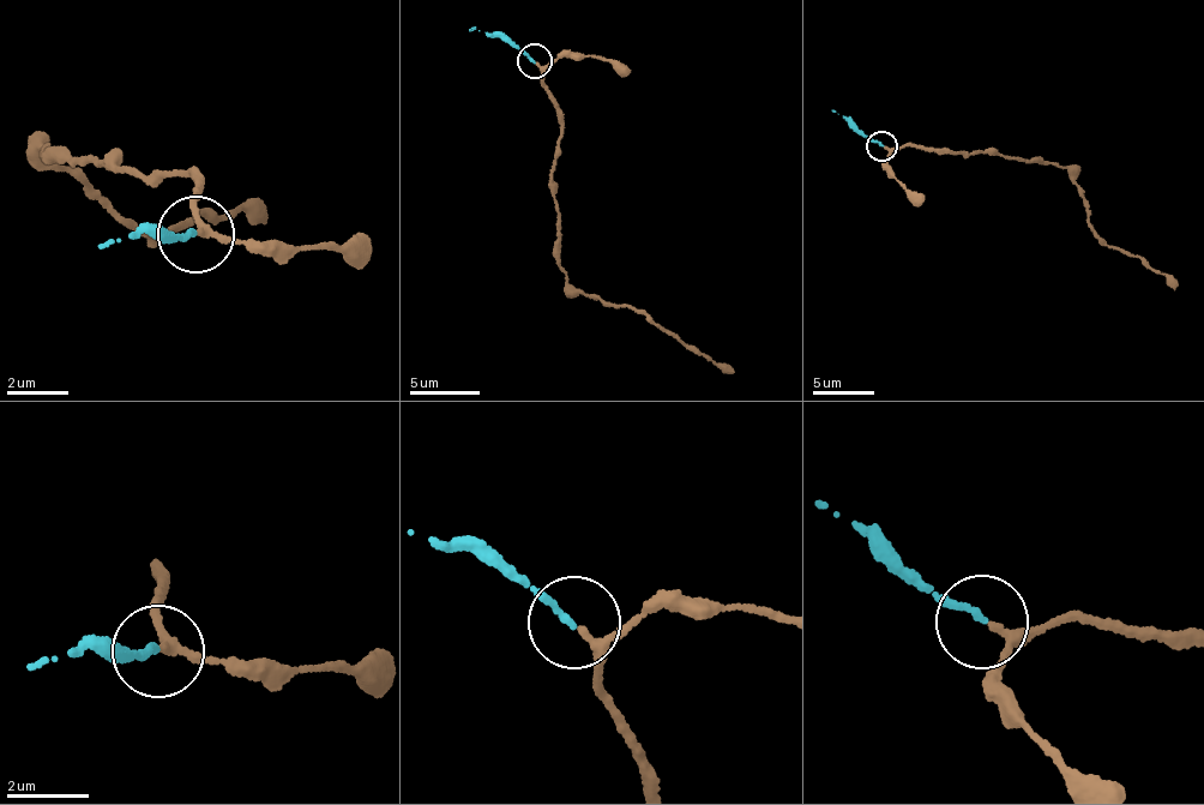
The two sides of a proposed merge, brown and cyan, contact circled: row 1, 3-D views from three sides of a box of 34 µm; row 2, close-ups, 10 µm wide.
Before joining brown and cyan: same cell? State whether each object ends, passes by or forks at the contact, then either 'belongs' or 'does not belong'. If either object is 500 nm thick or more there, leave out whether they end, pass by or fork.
brown passes by; cyan ends; belongs

